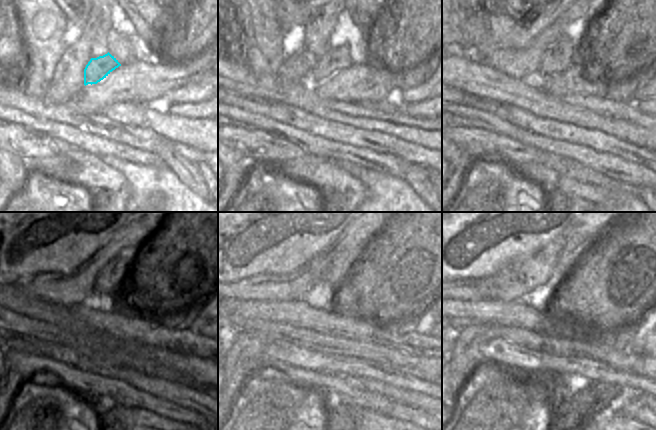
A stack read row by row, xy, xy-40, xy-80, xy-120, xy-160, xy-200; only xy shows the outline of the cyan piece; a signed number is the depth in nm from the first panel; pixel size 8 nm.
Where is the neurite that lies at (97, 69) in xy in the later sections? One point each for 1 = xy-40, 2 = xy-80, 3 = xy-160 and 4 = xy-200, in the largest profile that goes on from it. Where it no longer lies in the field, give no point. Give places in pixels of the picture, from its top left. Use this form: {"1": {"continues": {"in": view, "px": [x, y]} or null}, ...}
{"1": {"continues": {"in": "xy-40", "px": [336, 59]}}, "2": {"continues": {"in": "xy-80", "px": [559, 57]}}, "3": {"continues": {"in": "xy-160", "px": [337, 273]}}, "4": {"continues": {"in": "xy-200", "px": [569, 259]}}}

